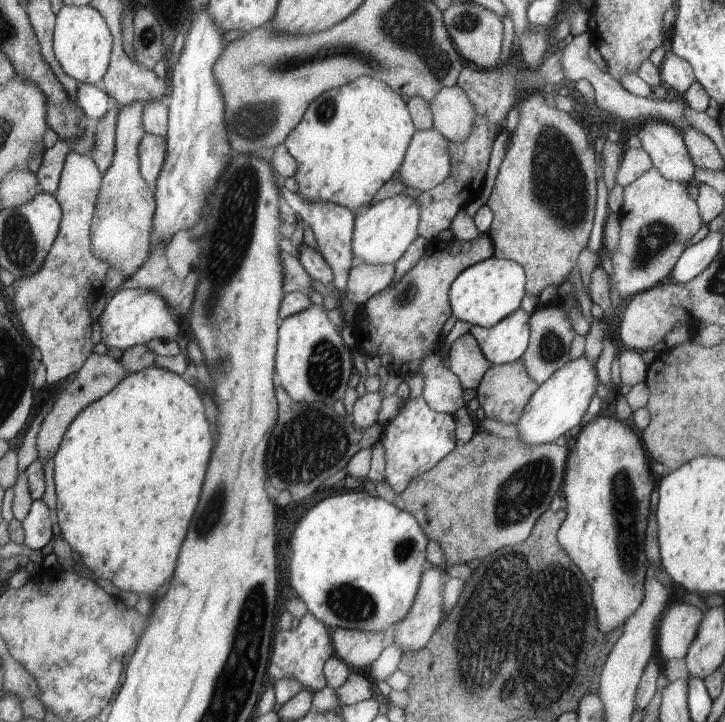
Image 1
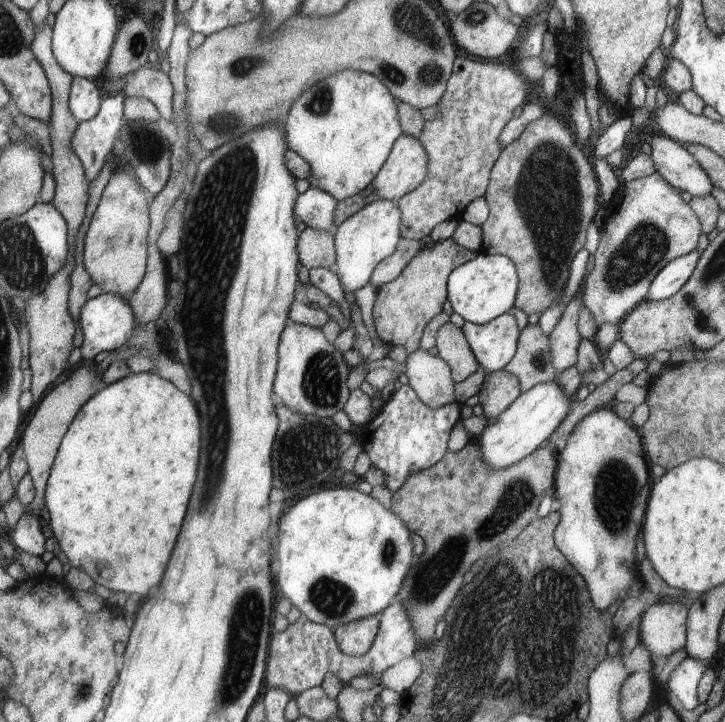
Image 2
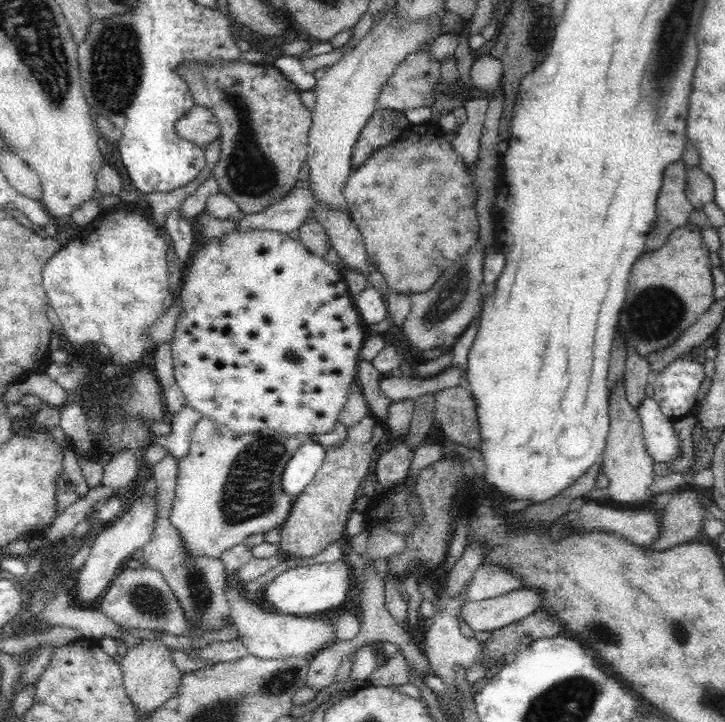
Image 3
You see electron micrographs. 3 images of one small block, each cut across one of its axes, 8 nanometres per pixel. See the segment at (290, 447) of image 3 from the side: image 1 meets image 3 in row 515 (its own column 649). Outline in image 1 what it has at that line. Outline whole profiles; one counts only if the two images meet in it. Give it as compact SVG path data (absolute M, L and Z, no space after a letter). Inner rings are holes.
M654 166L623 188L619 240L610 253L613 272L607 275L607 288L617 292L620 301L666 281L685 250L685 242L701 226L697 205L687 196L683 182L667 180Z

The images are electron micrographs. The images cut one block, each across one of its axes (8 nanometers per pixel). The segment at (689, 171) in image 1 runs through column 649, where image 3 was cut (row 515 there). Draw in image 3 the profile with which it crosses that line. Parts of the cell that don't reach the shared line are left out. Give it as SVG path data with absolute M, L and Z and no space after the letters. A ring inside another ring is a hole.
M155 492L153 496L144 493L137 497L132 504L130 504L128 510L124 511L115 519L114 524L108 526L96 537L95 543L84 566L79 571L75 572L76 578L78 577L78 580L76 580L77 587L75 587L75 590L78 591L78 598L82 598L82 600L95 600L96 597L101 597L106 591L107 586L125 566L125 563L133 558L134 552L143 550L145 544L149 542L149 538L153 532L153 522L155 521L155 512L157 511L155 510L156 496L157 494Z

